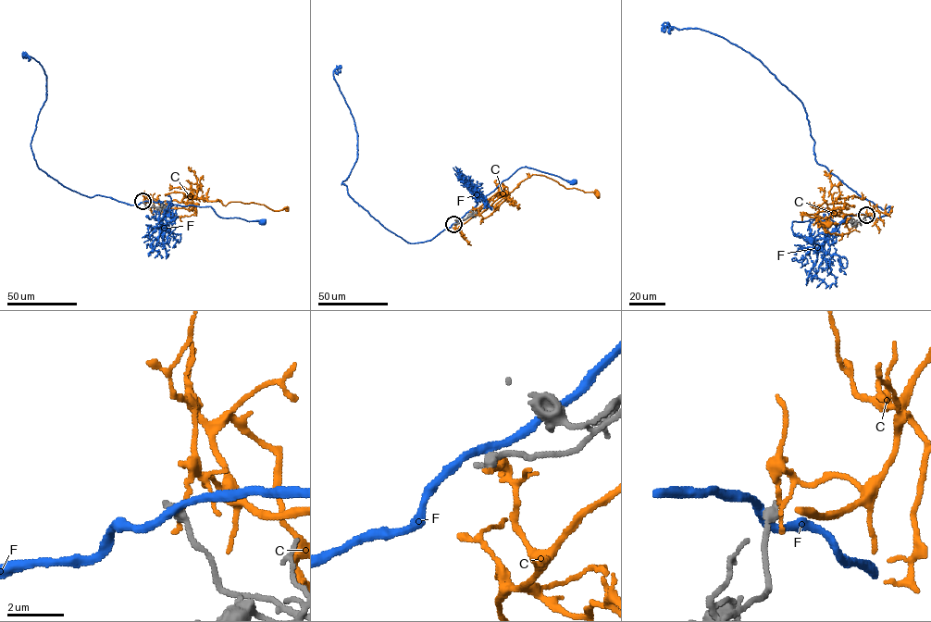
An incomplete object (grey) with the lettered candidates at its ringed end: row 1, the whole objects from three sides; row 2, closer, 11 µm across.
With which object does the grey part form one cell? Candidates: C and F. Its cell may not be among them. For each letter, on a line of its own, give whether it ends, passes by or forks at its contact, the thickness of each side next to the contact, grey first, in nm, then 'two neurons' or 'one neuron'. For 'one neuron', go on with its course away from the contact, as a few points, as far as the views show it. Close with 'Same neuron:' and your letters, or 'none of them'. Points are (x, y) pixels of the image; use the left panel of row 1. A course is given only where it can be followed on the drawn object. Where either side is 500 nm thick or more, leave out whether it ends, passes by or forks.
C: it ends | 360/160 nm | two neurons
F: it passes by | 360/280 nm | two neurons
Same neuron: none of them

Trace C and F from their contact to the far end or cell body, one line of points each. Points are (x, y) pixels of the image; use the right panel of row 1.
C: (866, 216), (872, 214), (835, 216), (827, 208), (830, 212), (801, 216), (816, 216), (825, 227), (828, 224)
F: (865, 216), (848, 215), (836, 228), (837, 224), (830, 218), (792, 221), (793, 234), (811, 242)

